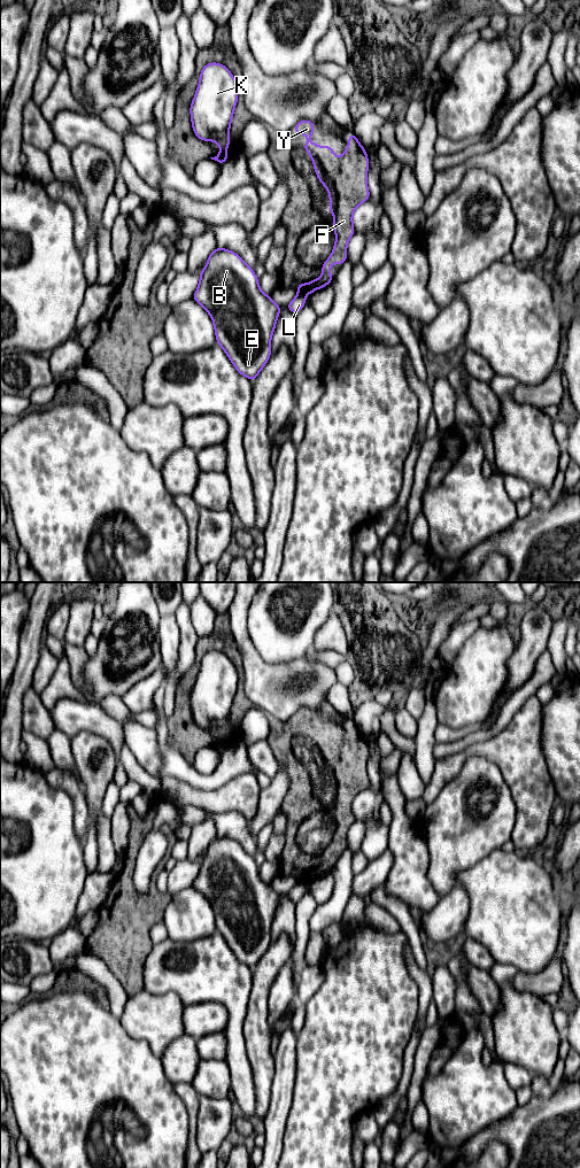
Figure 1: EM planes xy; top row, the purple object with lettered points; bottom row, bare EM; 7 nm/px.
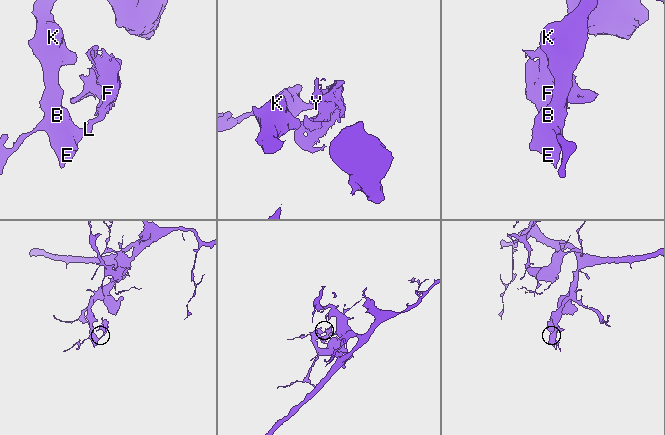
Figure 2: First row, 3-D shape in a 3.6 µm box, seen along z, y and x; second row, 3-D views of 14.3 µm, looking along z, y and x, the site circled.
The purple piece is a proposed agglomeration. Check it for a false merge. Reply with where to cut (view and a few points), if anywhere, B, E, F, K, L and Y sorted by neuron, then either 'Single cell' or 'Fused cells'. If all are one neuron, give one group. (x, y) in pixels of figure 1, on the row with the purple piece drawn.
Split along xy (300, 292), (306, 294). Groups: B E K L / F Y. Fused cells

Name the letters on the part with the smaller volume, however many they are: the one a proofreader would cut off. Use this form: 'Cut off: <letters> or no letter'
Cut off: F, Y

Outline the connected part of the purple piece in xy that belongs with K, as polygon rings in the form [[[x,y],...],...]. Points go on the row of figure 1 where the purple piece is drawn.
[[[217,62],[201,69],[198,90],[190,107],[192,129],[203,141],[217,141],[221,153],[210,157],[223,165],[230,145],[230,125],[238,102],[238,83],[230,70]]]

